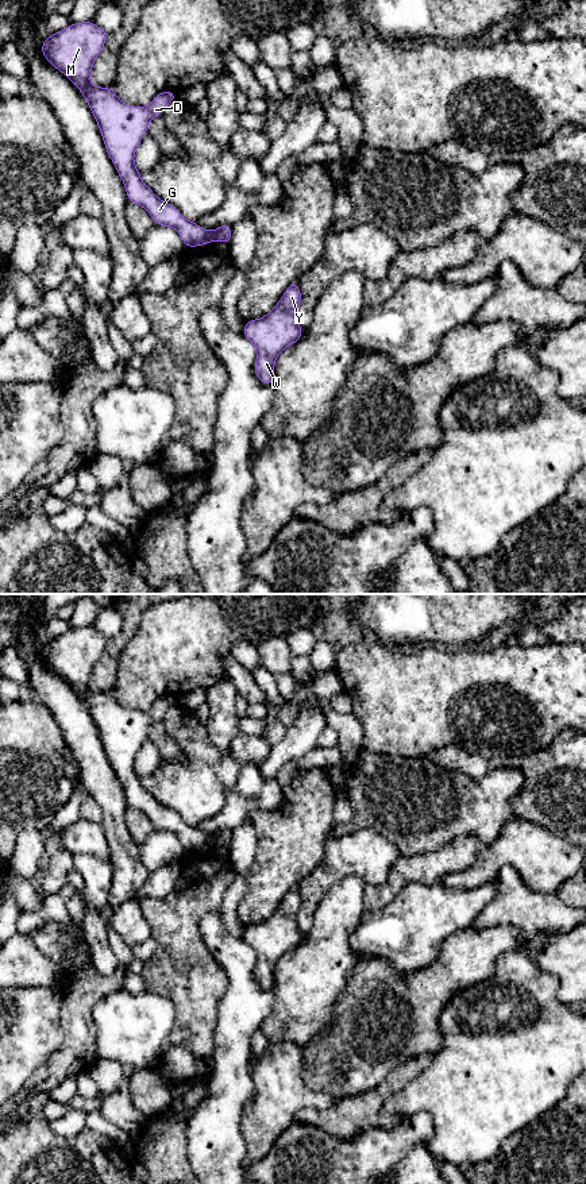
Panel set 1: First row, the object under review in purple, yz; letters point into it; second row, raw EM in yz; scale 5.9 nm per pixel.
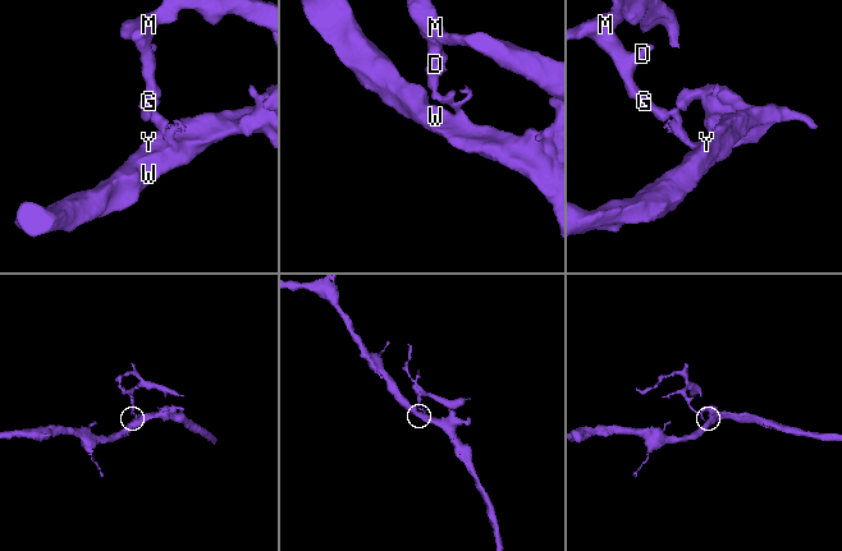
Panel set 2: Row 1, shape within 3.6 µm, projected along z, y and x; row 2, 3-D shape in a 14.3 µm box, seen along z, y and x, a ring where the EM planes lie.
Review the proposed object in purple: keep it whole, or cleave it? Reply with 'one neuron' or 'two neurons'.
two neurons

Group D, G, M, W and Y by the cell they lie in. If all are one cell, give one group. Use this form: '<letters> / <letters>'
D G M / W Y

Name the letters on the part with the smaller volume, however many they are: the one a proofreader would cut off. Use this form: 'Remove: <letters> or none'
Remove: D, G, M

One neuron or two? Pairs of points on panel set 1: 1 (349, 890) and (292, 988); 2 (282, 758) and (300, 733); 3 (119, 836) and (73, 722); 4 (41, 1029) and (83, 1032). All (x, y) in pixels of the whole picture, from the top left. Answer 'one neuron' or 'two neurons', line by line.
1: one neuron
2: one neuron
3: one neuron
4: two neurons

